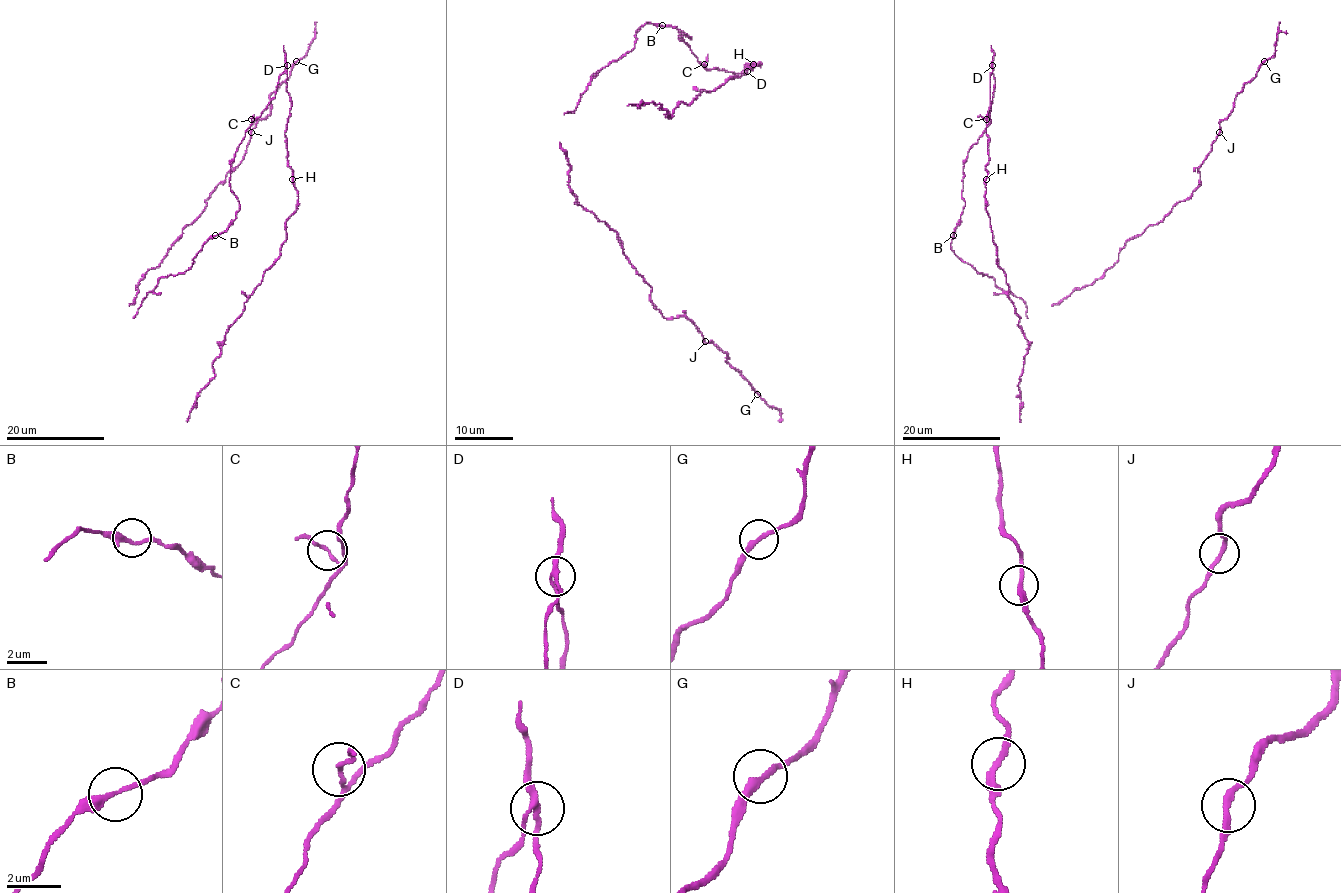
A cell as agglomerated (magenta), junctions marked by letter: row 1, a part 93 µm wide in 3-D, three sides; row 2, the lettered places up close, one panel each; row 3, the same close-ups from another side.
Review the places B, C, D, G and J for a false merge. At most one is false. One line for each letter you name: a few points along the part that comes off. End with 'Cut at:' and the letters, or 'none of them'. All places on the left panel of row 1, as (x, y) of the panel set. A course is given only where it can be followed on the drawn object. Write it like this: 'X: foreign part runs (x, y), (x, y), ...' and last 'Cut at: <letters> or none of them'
D: foreign part runs (287, 65), (285, 135), (297, 209), (286, 222), (280, 258), (244, 303), (187, 422)
Cut at: D

